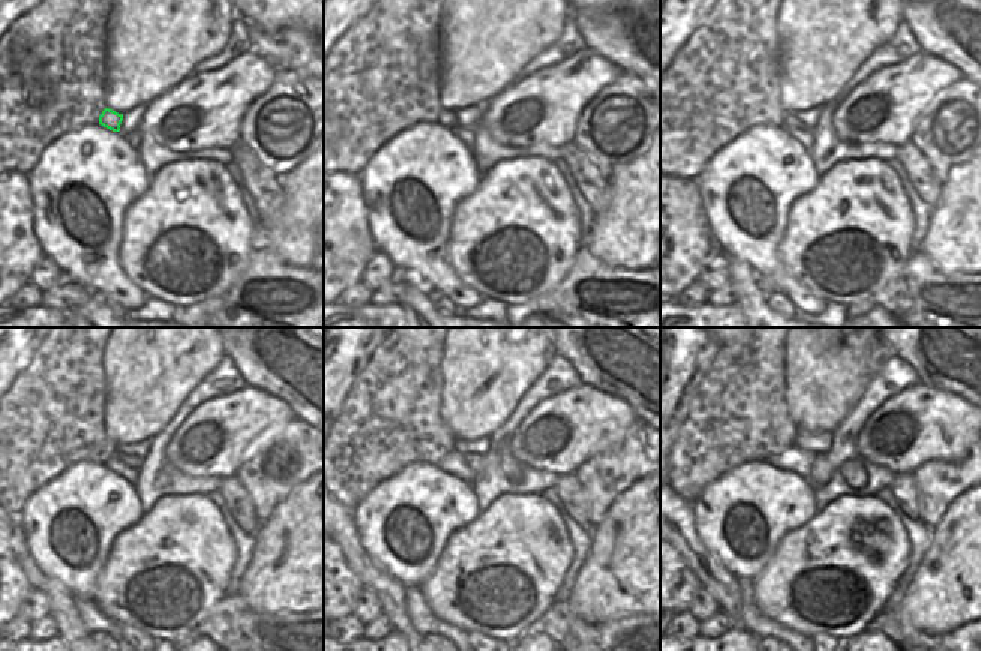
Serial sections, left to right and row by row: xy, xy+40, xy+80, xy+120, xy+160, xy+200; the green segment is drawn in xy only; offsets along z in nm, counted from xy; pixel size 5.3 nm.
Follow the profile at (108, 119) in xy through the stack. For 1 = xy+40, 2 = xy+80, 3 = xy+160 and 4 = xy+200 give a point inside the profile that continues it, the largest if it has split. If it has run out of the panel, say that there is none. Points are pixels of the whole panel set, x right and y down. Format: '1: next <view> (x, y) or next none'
1: next xy+40 (447, 119)
2: next xy+80 (788, 122)
3: next xy+160 (474, 461)
4: next xy+200 (821, 470)

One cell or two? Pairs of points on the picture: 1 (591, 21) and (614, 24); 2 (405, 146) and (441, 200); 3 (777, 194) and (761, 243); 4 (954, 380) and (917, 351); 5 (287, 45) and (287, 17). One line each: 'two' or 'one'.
1: one
2: one
3: one
4: one
5: two

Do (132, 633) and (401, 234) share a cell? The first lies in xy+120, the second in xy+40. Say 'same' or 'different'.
same

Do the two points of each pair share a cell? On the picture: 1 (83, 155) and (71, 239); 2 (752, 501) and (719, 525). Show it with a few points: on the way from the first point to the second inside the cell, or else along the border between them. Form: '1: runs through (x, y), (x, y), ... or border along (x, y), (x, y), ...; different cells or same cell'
1: runs through (74, 176), (59, 191), (56, 209), (60, 218); same cell
2: runs through (743, 501), (728, 516); same cell

